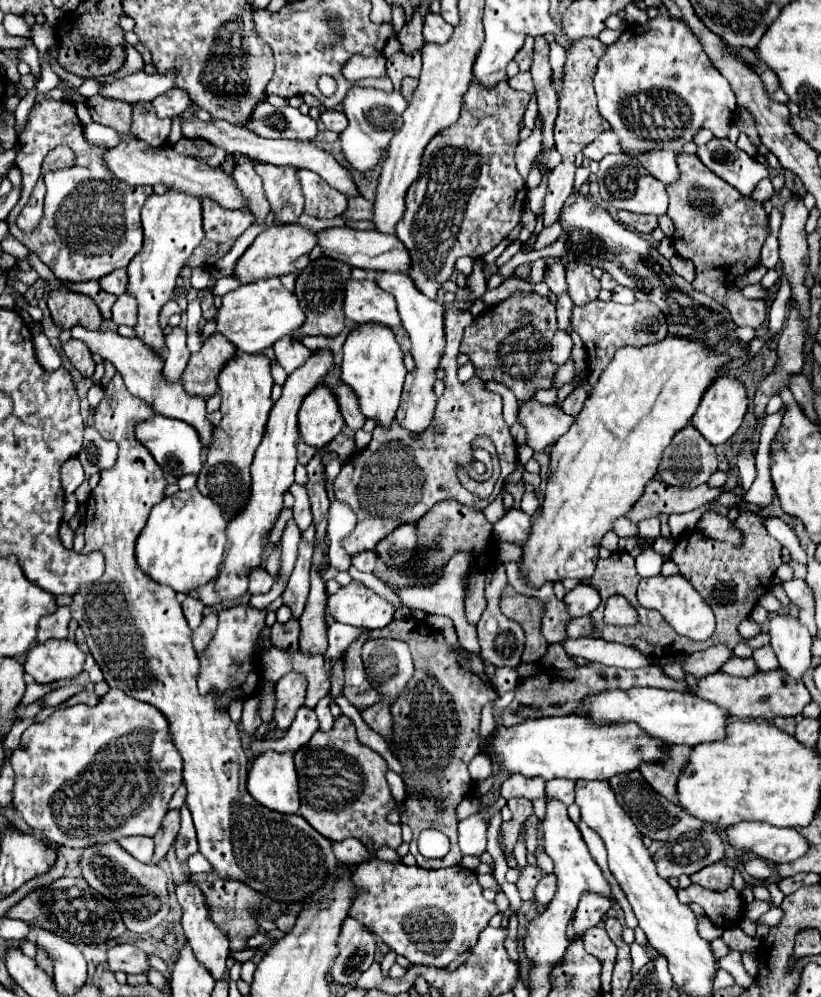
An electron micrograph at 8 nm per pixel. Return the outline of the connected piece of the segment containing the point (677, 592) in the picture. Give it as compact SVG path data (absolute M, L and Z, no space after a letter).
M652 576L652 578L642 578L638 586L638 602L646 608L658 610L664 620L682 636L692 638L692 640L708 640L714 632L714 614L708 602L692 588L692 584L684 576Z

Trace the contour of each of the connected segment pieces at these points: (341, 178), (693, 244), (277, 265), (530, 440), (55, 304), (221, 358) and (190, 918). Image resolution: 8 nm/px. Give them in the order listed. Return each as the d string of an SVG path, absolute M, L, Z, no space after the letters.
M180 118L180 126L182 126L182 136L184 136L184 138L200 138L200 140L206 140L206 142L210 142L210 144L214 144L214 146L224 148L228 154L230 154L230 152L244 152L246 156L256 158L256 160L262 160L262 162L290 164L290 166L298 166L298 168L308 168L308 170L320 174L332 188L344 192L346 196L358 196L350 172L348 172L344 166L340 166L340 164L334 160L332 154L320 150L320 148L316 146L316 142L312 142L312 140L268 140L268 138L256 136L252 130L248 130L248 128L244 128L244 126L228 124L228 122L224 122L224 120L202 122L202 120L198 120L198 118L190 118L190 120Z
M678 154L676 162L680 168L680 178L678 182L666 186L670 196L668 216L676 228L672 236L676 254L694 262L694 288L724 304L736 326L760 328L768 314L766 302L744 298L742 290L736 286L736 280L758 266L760 248L770 234L766 210L762 216L762 202L742 196L728 182L704 168L696 154Z
M294 224L272 226L270 230L262 232L250 244L250 248L236 262L232 276L238 278L242 284L250 284L250 282L258 282L262 278L274 278L274 276L284 276L284 274L304 270L308 264L308 256L310 256L314 246L316 246L316 234L302 228L302 226L294 226Z
M534 398L518 404L518 422L526 428L526 444L536 452L544 450L546 446L554 444L562 434L566 434L568 428L572 426L572 420L574 418L564 414L558 406L544 406L544 404L538 404Z
M52 290L48 294L48 308L54 324L60 330L70 330L74 326L84 326L86 330L100 330L104 320L92 298L70 290Z
M212 334L202 342L202 348L190 356L190 362L182 374L182 384L188 394L208 398L216 392L216 376L220 368L236 354L230 340L220 334Z
M188 878L176 886L176 894L178 894L178 902L182 906L182 928L188 938L188 944L194 950L196 960L200 960L200 964L212 974L214 980L226 978L228 938L216 928L216 924L212 924L212 918L208 916L208 910L204 908L204 896L200 896L200 892L196 892L196 888L192 888L192 884L188 884Z

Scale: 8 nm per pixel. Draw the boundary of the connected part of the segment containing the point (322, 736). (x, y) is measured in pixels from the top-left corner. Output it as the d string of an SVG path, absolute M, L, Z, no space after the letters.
M340 714L330 732L318 730L308 746L294 754L300 780L300 816L328 840L358 838L374 854L380 846L398 848L402 844L400 824L390 824L386 814L396 806L396 800L386 782L386 760L364 746L356 738L356 728L350 718Z

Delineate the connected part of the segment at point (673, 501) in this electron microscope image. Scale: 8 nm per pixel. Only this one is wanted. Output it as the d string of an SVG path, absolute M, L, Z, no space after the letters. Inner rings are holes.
M650 480L642 498L632 506L632 512L628 512L628 518L638 524L662 512L666 514L690 512L702 504L716 500L722 492L724 488L708 488L706 484L702 484L700 488L684 490L684 488L666 486L660 480Z

